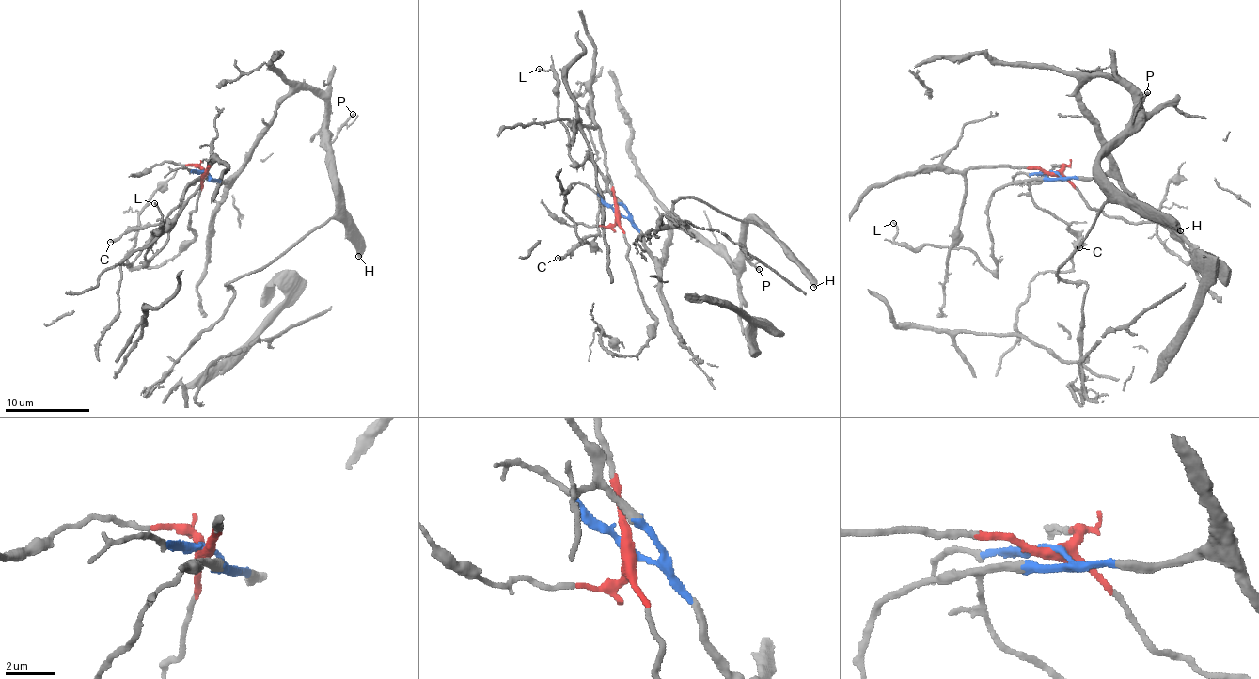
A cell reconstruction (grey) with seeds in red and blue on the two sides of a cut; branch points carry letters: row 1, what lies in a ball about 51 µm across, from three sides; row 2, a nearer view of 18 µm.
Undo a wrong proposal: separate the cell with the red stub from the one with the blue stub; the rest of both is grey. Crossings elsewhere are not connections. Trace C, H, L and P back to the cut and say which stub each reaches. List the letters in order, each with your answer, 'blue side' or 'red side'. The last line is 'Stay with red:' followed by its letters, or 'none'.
C: blue side
H: blue side
L: blue side
P: blue side
Stay with red: none

